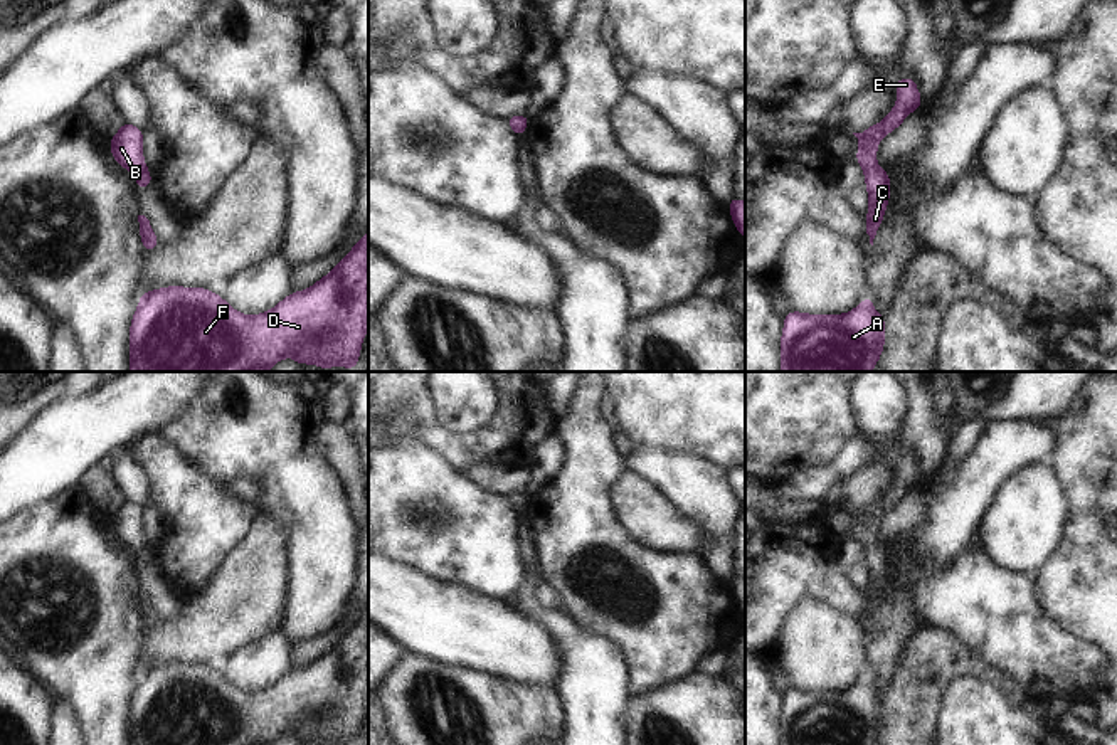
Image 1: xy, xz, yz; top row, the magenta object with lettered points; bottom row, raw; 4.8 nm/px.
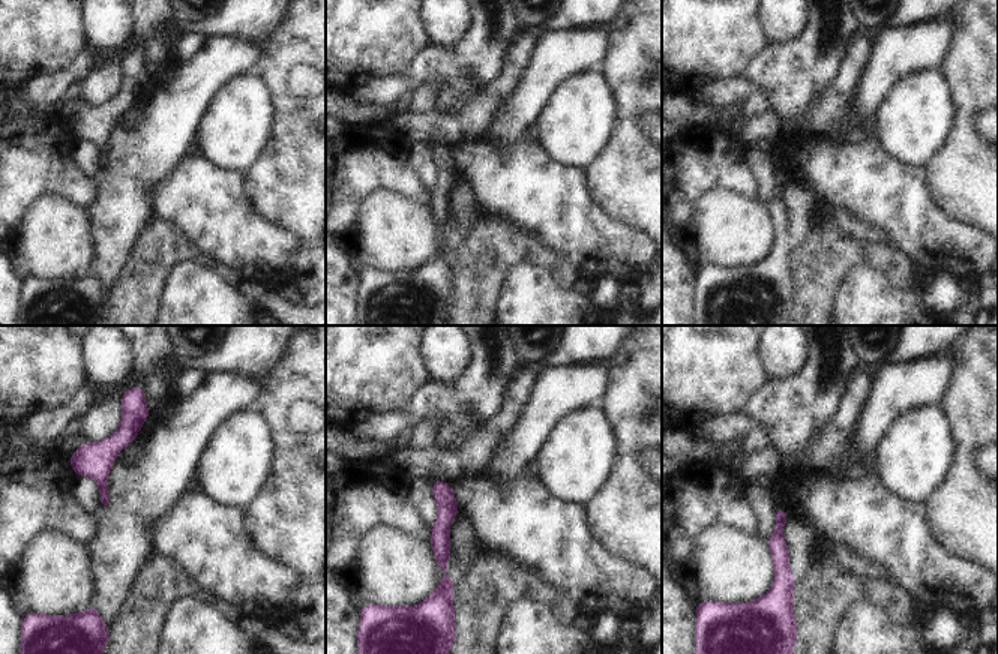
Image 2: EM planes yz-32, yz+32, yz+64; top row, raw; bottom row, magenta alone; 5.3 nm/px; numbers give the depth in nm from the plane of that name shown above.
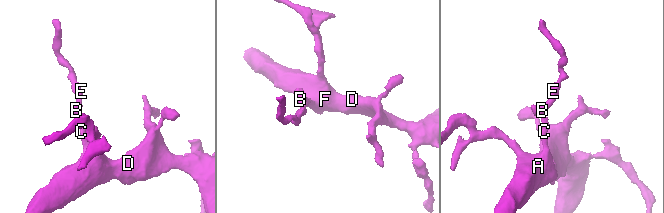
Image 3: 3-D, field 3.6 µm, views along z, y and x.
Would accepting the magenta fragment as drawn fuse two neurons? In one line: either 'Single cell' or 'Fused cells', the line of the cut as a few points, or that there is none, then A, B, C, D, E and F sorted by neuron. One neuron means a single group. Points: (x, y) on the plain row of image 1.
Single cell. No split. Groups: A B C D E F

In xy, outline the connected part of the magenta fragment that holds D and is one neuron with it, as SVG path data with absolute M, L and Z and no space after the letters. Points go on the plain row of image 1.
M368 607L336 644L262 691L242 691L207 664L168 663L140 671L130 703L130 745L271 745L289 733L301 743L357 745L368 706Z

